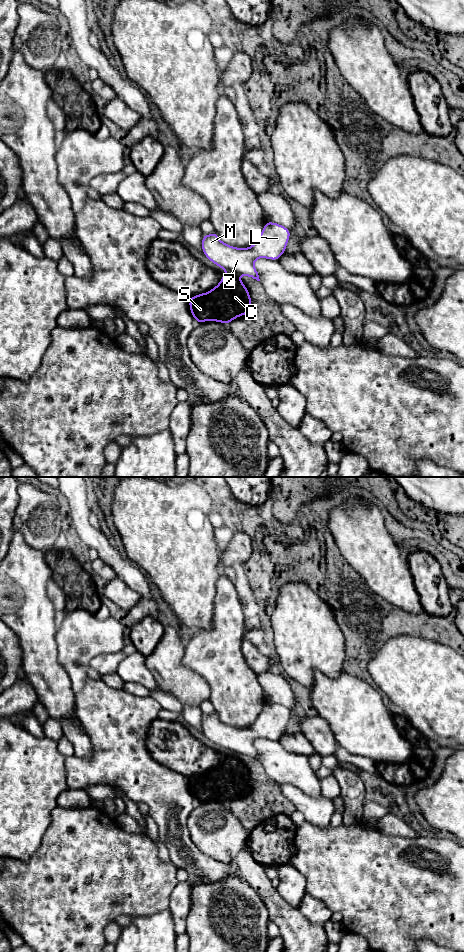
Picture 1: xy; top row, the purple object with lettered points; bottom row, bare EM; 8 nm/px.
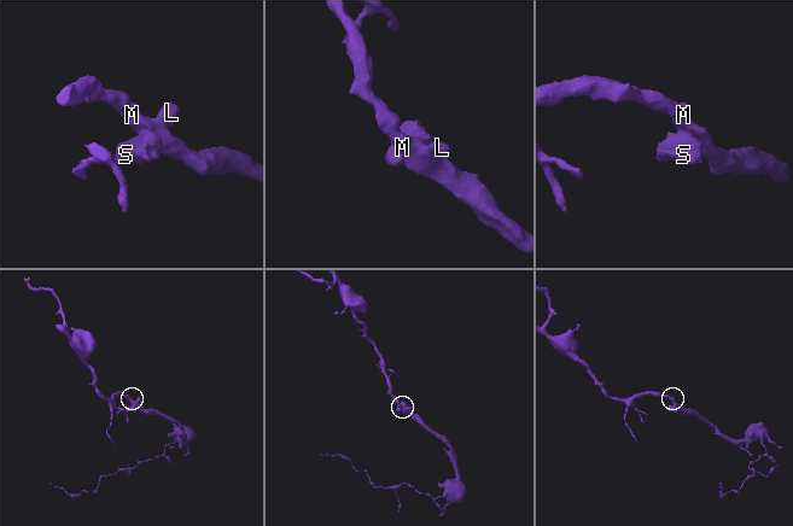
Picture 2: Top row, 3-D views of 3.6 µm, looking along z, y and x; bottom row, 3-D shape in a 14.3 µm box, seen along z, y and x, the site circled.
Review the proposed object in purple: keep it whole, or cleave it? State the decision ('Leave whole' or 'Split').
Split

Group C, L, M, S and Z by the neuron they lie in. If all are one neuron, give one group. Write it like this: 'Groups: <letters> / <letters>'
Groups: C S / L M Z

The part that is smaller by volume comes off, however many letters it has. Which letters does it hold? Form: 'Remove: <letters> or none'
Remove: C, S

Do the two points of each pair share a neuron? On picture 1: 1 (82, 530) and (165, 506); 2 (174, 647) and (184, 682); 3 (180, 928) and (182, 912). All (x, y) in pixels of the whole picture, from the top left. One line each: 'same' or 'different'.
1: different
2: same
3: same

